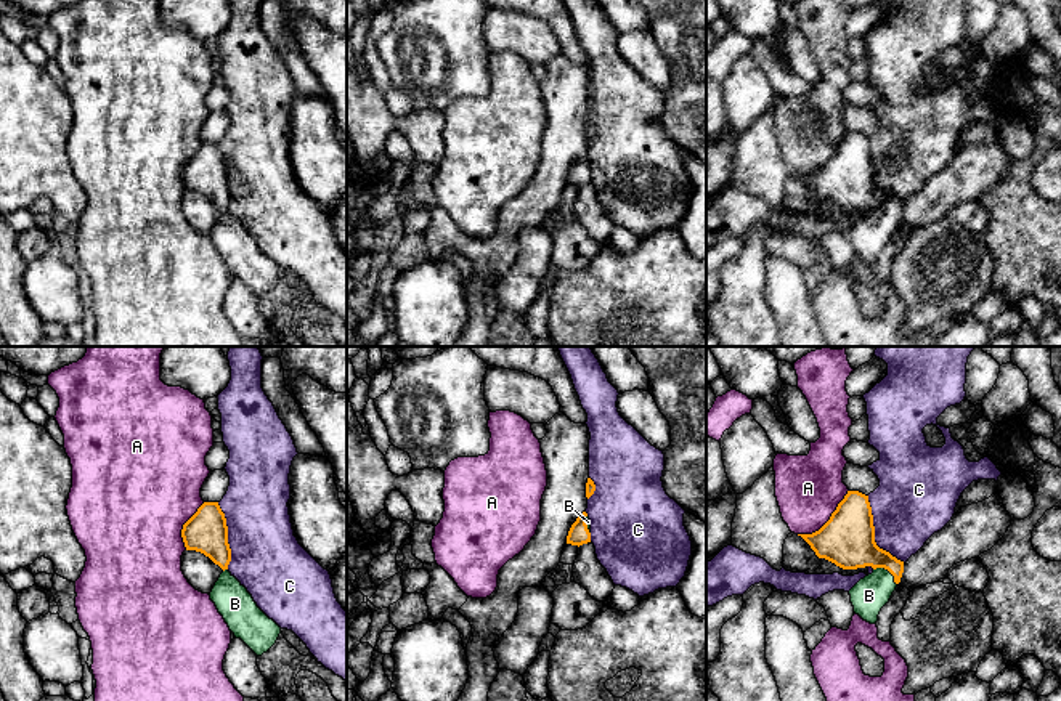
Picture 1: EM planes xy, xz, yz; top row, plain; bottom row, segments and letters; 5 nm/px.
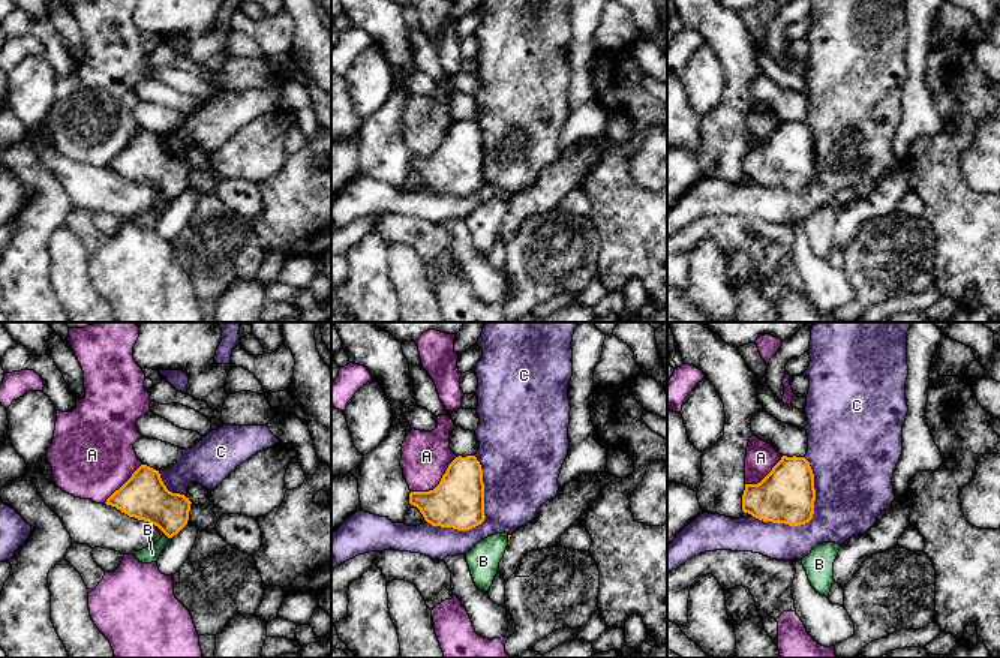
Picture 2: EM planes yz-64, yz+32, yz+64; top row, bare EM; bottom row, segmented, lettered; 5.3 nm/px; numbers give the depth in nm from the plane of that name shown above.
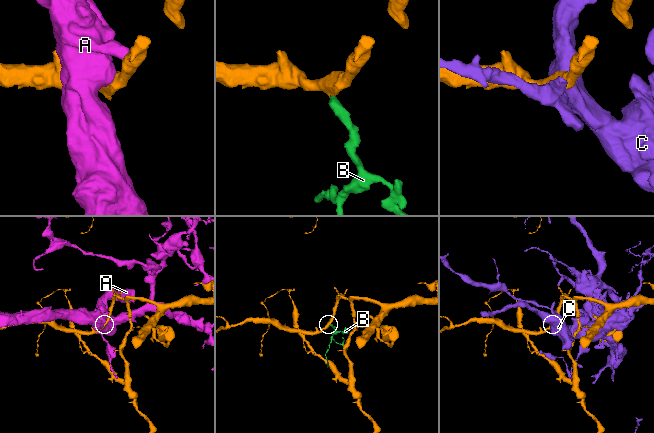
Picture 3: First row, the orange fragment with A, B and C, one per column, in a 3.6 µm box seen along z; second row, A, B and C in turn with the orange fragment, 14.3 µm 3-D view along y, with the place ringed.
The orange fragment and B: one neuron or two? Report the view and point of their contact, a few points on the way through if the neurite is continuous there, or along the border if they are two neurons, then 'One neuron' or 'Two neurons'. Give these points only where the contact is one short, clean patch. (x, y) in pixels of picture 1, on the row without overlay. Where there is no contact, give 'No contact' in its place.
Touches orange at yz (888, 210). Path across: yz (848, 182), (874, 196), (888, 210), (885, 220), (869, 236). One neuron

